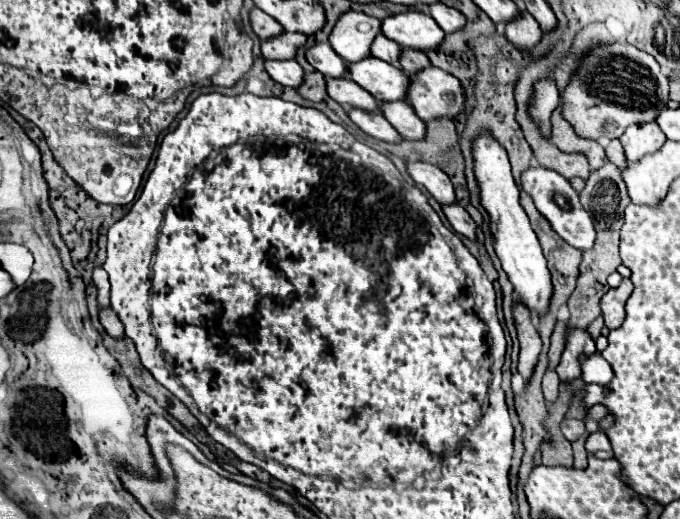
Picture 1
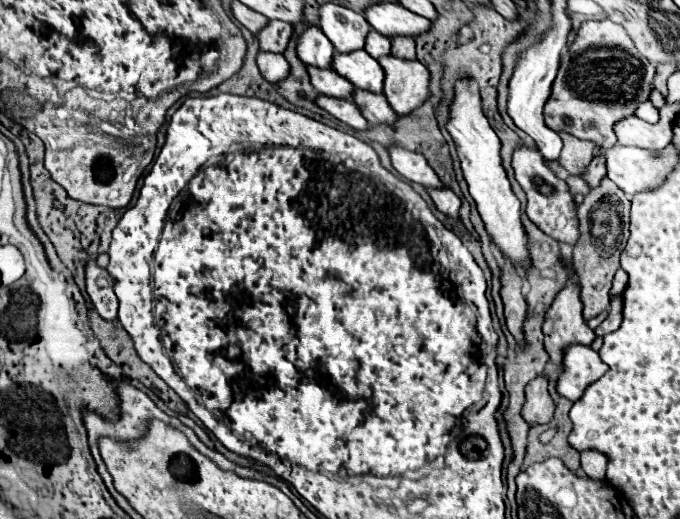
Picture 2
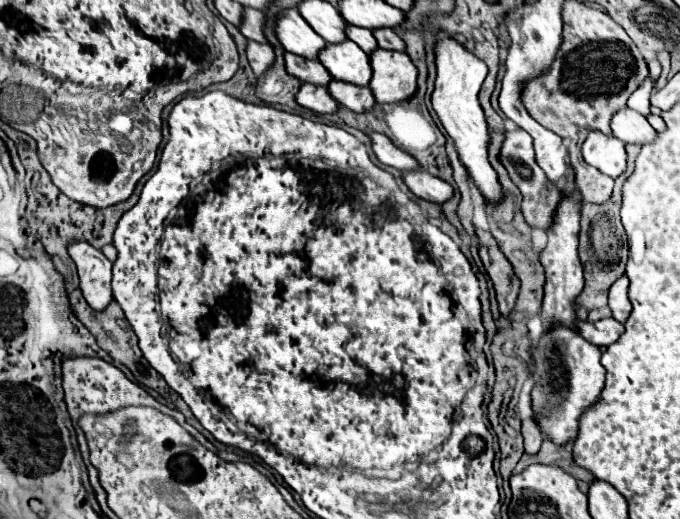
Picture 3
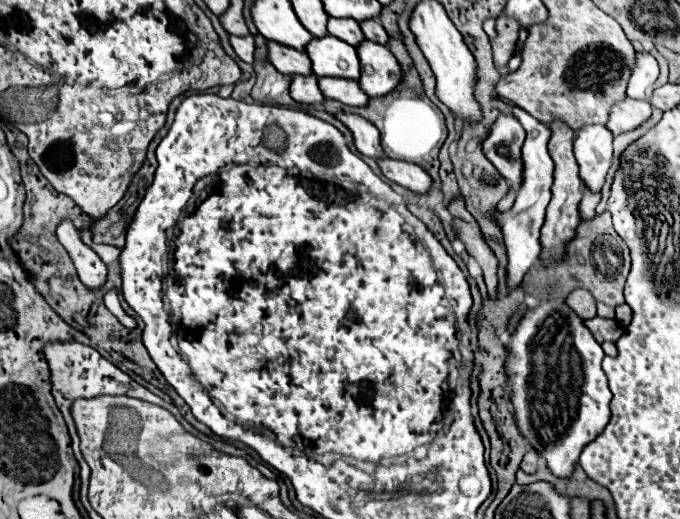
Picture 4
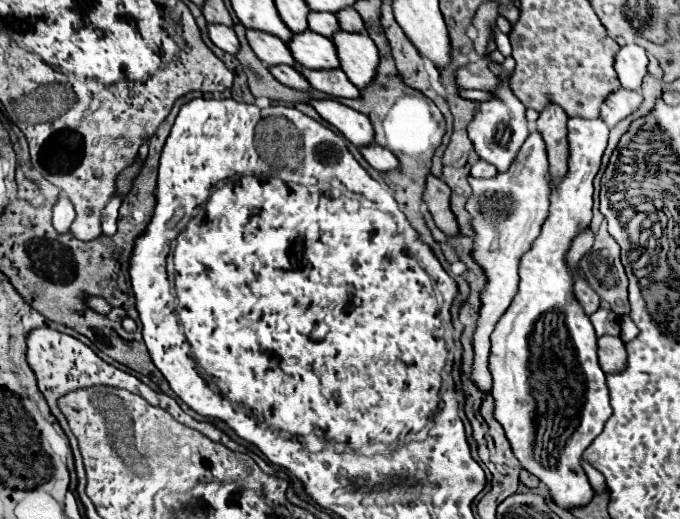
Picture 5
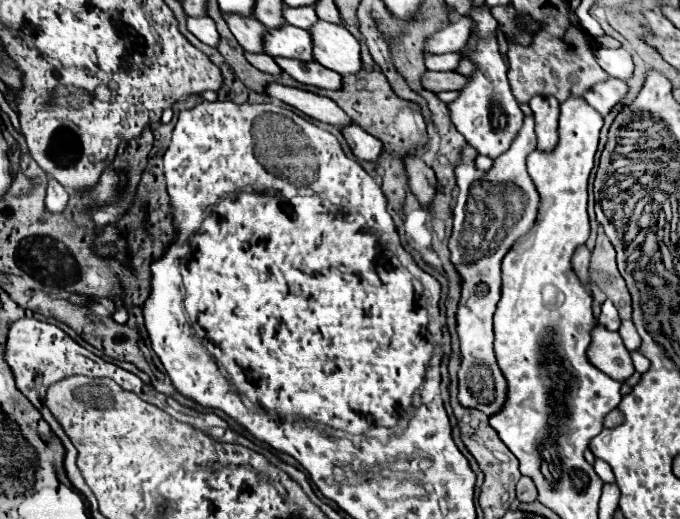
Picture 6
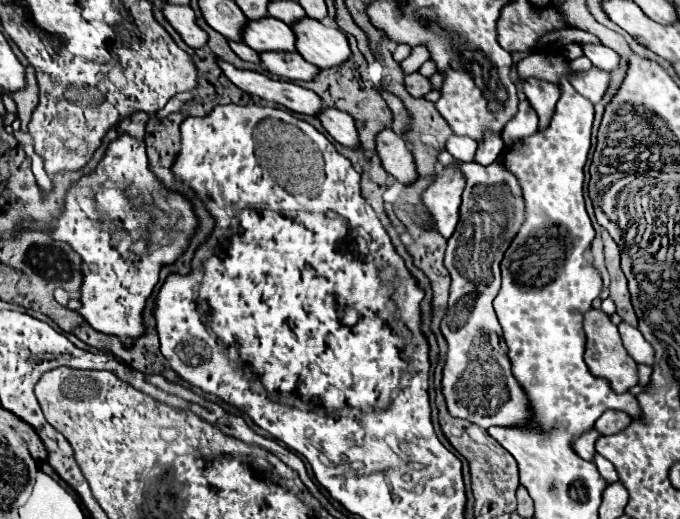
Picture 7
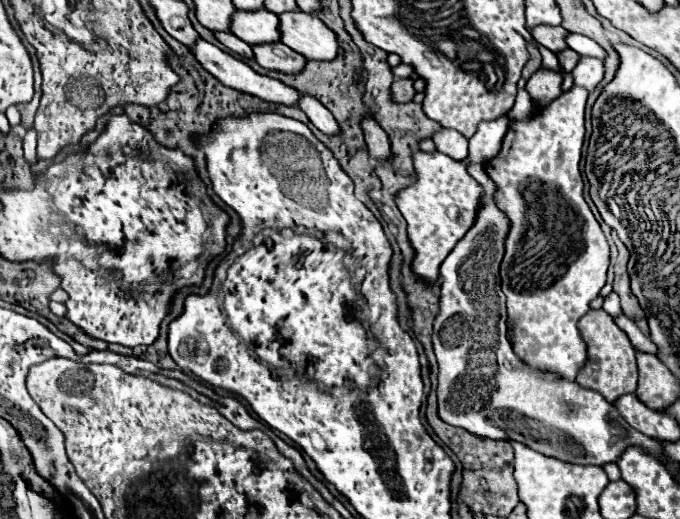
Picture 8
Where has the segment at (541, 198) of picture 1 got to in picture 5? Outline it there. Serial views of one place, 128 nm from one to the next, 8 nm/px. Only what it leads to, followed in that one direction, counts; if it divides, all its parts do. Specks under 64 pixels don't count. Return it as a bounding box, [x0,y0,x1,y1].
[468,70,528,172]

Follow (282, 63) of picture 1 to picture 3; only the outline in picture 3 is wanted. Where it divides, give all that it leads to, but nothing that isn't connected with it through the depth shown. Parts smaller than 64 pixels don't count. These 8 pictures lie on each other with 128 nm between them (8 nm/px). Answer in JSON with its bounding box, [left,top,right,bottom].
[246,40,274,76]

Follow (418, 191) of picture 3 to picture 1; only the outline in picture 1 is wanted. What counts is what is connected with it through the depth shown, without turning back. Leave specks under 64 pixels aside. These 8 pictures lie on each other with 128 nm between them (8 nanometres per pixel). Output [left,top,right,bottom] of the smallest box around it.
[442,204,476,240]

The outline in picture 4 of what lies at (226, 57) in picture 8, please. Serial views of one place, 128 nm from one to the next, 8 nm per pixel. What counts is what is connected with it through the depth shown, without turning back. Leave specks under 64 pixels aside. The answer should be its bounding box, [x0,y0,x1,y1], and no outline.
[334,112,384,158]

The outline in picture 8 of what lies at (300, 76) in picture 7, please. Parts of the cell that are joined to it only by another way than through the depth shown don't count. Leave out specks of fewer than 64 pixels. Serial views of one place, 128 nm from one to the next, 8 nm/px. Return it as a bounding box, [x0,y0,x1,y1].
[254,44,306,74]

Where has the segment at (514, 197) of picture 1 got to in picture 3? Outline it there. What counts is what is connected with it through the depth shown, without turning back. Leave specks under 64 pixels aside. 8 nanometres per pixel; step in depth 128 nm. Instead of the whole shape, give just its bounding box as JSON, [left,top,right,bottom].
[432,30,502,202]

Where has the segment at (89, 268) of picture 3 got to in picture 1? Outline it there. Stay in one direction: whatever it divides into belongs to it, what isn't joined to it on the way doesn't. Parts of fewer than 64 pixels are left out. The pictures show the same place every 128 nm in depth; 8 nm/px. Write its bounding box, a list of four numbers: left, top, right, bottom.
[98,308,124,338]

